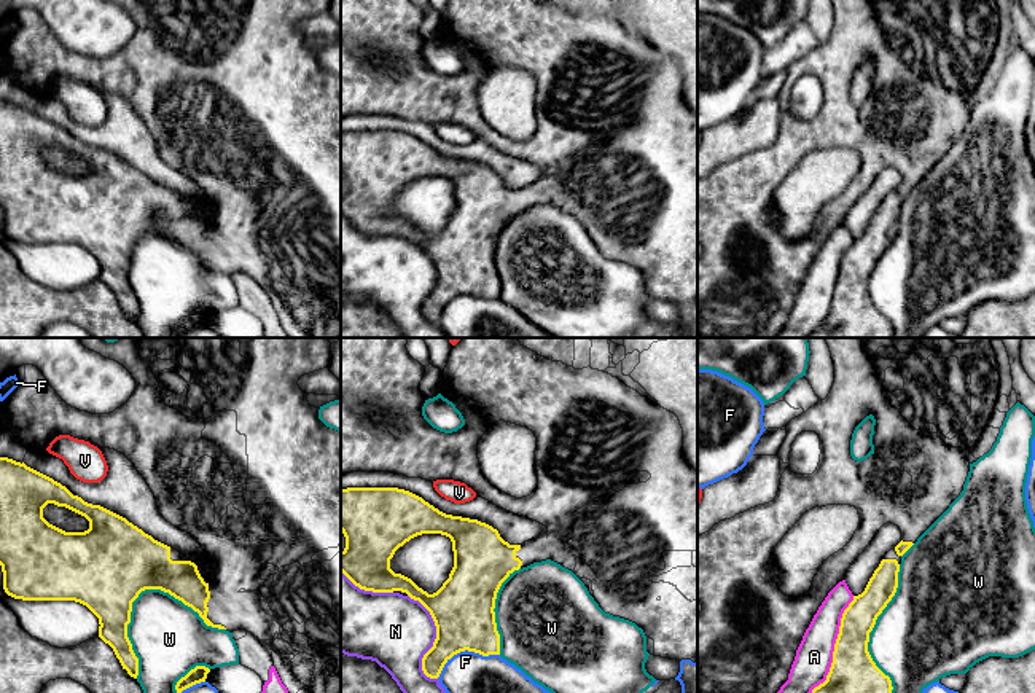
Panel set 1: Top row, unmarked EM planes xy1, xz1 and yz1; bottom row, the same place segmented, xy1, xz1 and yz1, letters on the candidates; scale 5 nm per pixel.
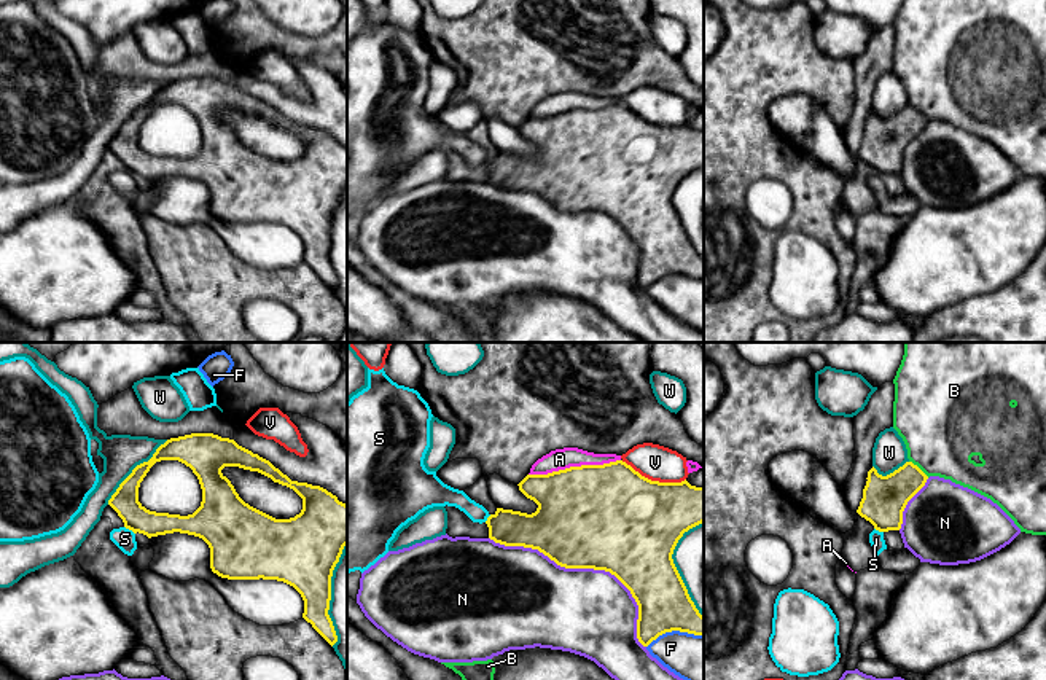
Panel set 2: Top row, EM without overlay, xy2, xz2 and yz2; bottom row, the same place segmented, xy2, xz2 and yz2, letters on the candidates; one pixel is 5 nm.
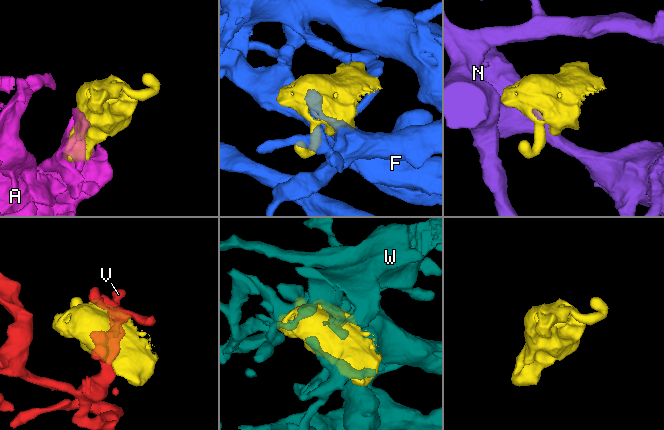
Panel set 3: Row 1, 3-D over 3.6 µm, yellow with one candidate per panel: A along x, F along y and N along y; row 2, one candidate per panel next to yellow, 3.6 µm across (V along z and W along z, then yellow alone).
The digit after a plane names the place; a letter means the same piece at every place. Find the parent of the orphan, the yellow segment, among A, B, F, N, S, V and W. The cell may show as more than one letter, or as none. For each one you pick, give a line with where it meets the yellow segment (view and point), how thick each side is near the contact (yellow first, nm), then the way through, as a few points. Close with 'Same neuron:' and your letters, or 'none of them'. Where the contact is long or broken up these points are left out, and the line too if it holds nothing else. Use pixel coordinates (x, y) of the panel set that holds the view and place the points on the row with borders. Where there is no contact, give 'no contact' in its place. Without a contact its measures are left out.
Same neuron: none of them

